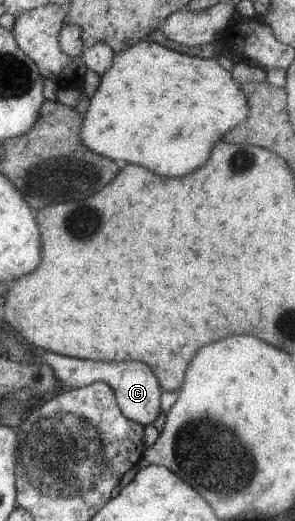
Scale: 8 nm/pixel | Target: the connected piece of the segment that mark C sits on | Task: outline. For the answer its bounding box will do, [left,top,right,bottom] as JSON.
[31,348,160,425]

